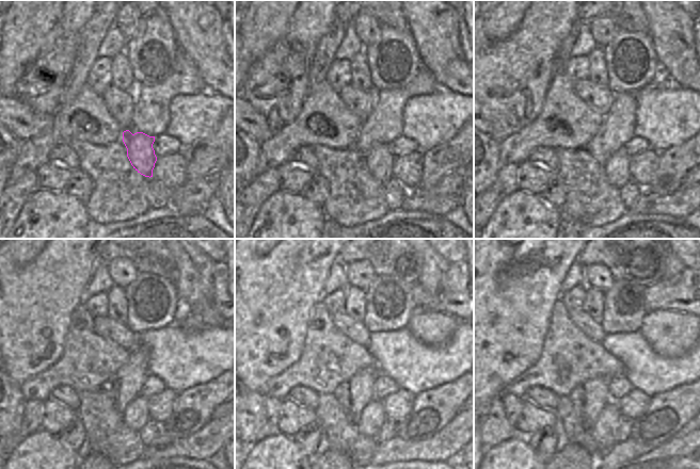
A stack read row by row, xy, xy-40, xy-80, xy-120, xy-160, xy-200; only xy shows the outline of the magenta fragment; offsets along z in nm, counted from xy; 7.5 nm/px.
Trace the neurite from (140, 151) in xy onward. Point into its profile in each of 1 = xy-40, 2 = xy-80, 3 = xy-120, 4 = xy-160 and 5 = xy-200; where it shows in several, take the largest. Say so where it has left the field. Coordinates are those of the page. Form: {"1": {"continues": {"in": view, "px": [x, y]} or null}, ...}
{"1": {"continues": {"in": "xy-40", "px": [379, 160]}}, "2": {"continues": {"in": "xy-80", "px": [617, 173]}}, "3": {"continues": {"in": "xy-120", "px": [136, 415]}}, "4": {"continues": {"in": "xy-160", "px": [372, 417]}}, "5": {"continues": {"in": "xy-200", "px": [604, 431]}}}

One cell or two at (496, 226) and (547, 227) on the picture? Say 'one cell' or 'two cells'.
one cell

